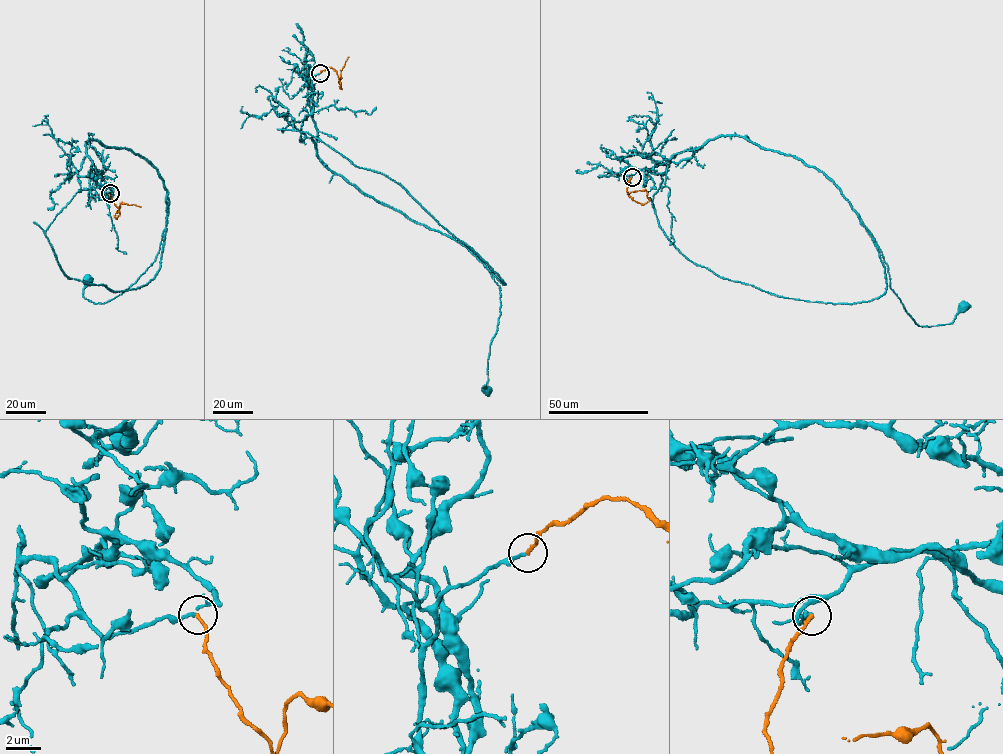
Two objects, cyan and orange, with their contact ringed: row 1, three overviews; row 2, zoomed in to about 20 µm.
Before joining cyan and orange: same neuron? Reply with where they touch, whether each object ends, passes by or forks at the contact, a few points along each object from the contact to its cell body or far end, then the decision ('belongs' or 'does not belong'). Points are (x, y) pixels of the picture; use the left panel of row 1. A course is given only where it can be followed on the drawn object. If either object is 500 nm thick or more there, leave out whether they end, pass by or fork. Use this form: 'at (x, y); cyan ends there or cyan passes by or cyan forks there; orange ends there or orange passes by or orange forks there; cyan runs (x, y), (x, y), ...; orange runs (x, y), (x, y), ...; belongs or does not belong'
at (110, 193); cyan ends there; orange ends there; cyan runs (109, 193), (89, 186), (88, 141), (156, 168), (169, 203), (159, 250), (104, 303), (85, 298), (88, 278); orange runs (110, 193), (120, 213), (116, 218), (121, 203), (140, 207); belongs

